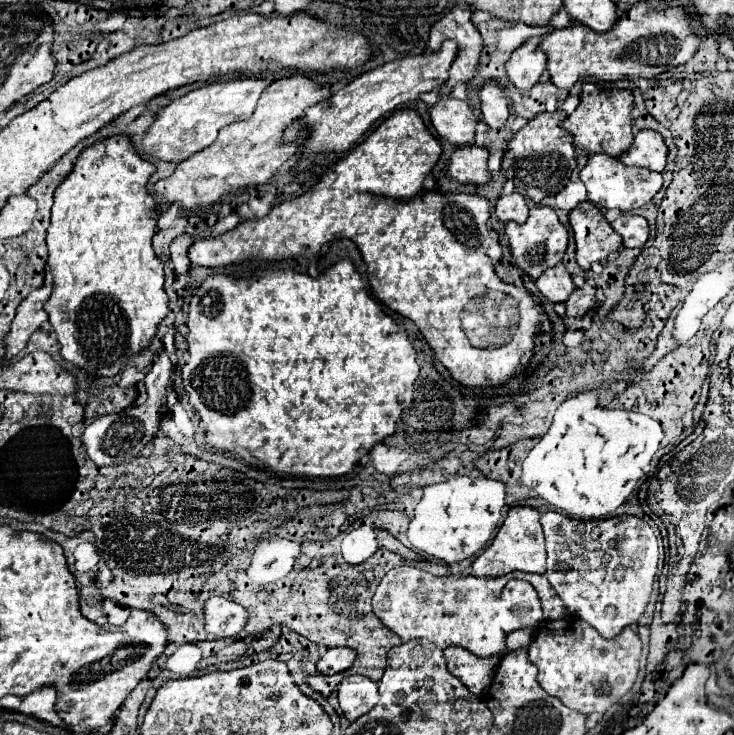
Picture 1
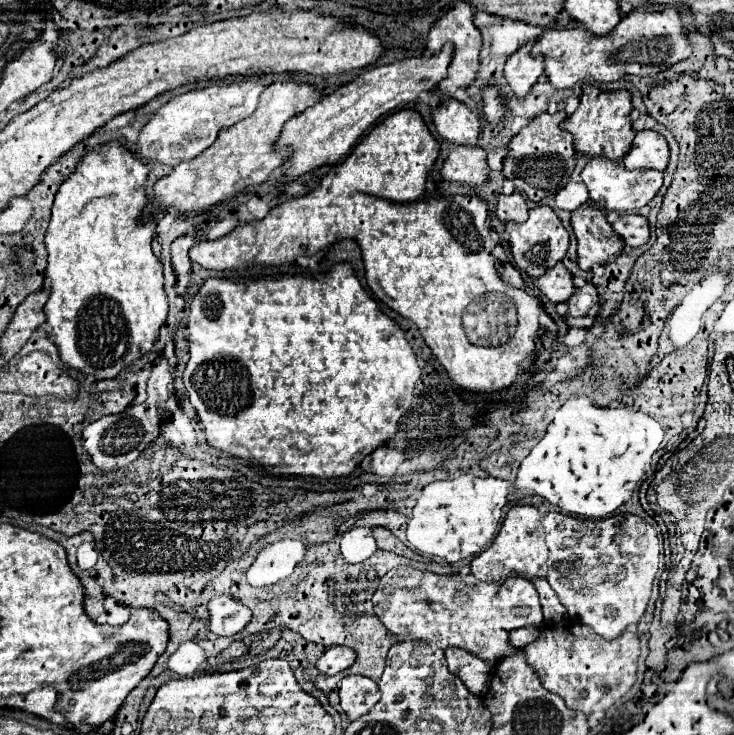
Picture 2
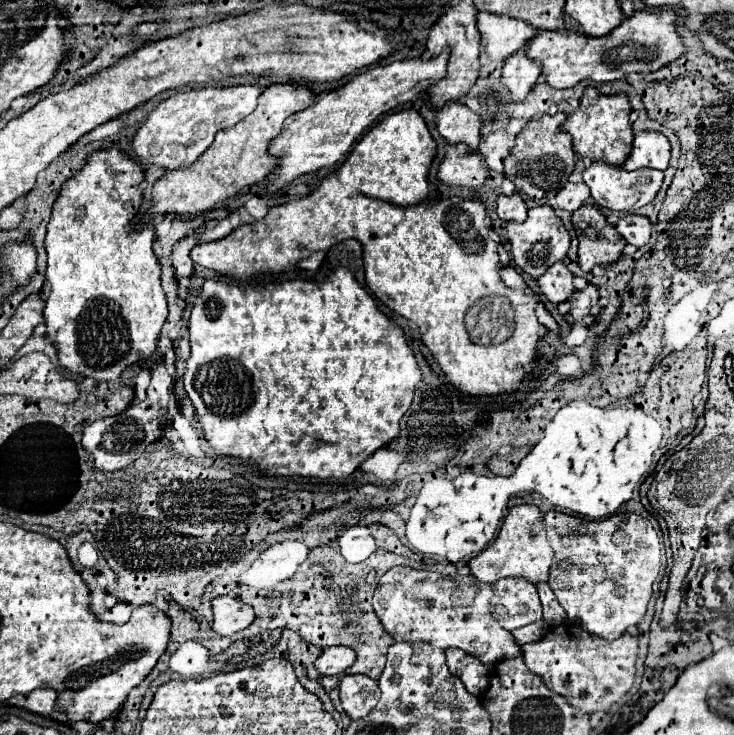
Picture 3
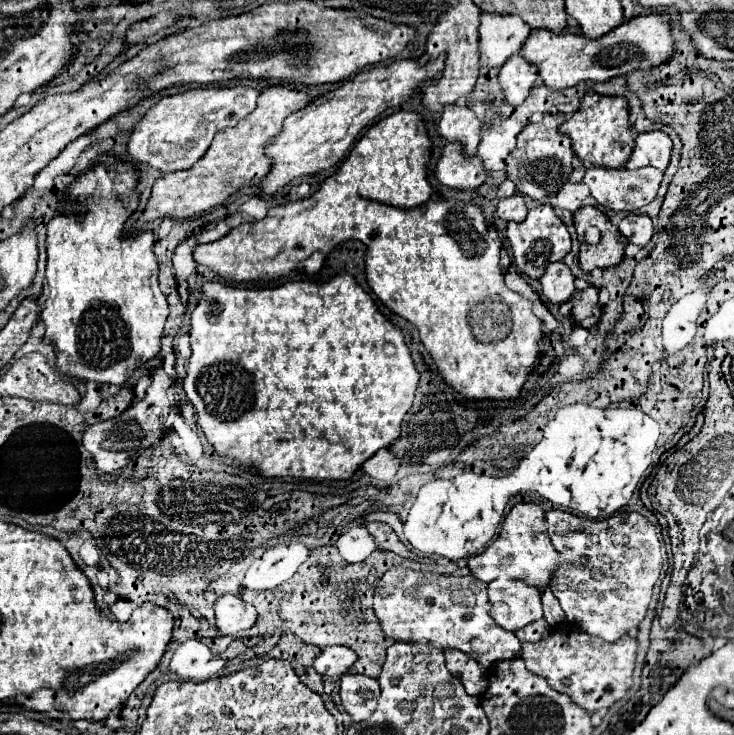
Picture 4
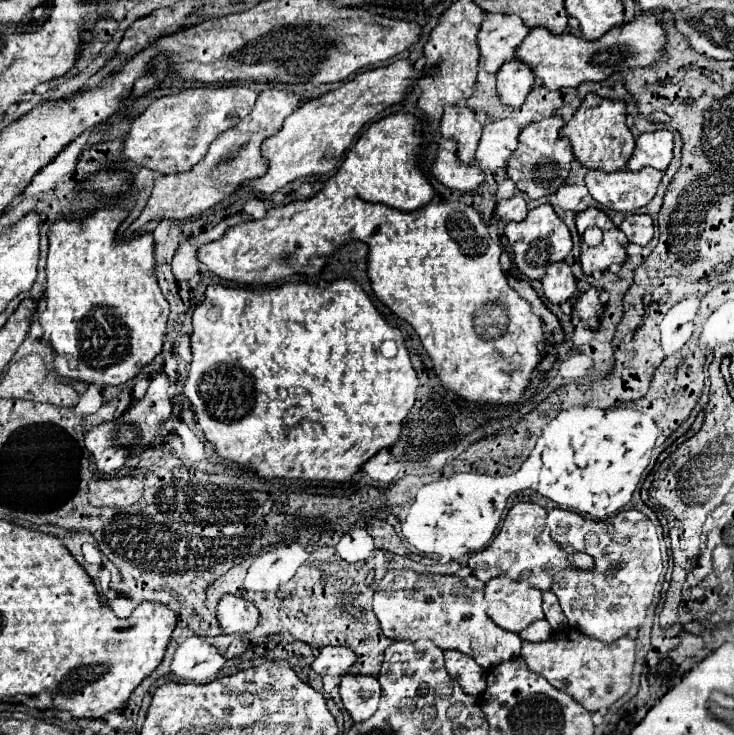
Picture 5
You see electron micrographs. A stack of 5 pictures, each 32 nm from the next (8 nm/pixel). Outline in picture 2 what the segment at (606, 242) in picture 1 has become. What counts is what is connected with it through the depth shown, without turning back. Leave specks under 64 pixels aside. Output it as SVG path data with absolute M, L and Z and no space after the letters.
M586 202L572 212L572 228L578 238L578 266L590 270L592 264L606 264L614 260L624 248L624 240L606 222L600 208Z

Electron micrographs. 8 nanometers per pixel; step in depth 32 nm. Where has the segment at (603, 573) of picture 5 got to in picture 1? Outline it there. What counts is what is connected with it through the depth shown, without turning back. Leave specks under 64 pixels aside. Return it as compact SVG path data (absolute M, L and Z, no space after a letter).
M546 512L542 528L548 550L546 578L562 598L568 612L600 632L604 638L616 638L626 626L636 624L650 600L652 584L658 570L660 548L650 524L638 516L612 516L604 520L576 520L560 512Z

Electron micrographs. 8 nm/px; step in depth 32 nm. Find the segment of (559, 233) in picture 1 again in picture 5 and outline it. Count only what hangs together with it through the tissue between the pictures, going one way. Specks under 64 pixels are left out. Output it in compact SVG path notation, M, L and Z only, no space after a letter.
M540 204L538 208L530 210L526 220L522 220L522 222L508 222L504 234L506 234L506 238L514 250L516 268L532 280L540 280L546 274L550 264L564 260L572 250L570 230L558 218L558 214L554 212L554 208L550 204Z

